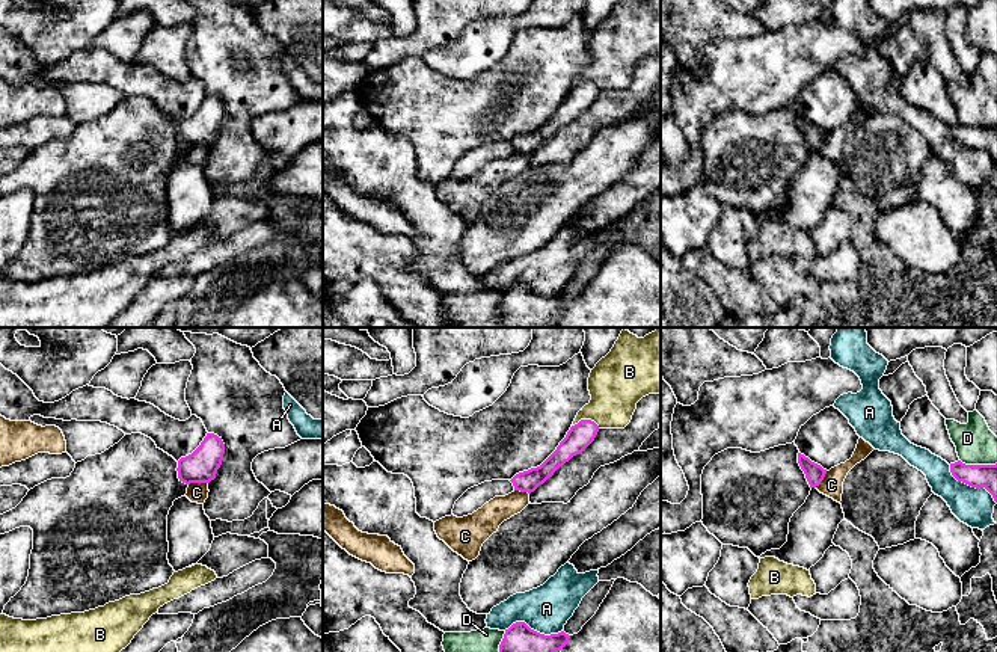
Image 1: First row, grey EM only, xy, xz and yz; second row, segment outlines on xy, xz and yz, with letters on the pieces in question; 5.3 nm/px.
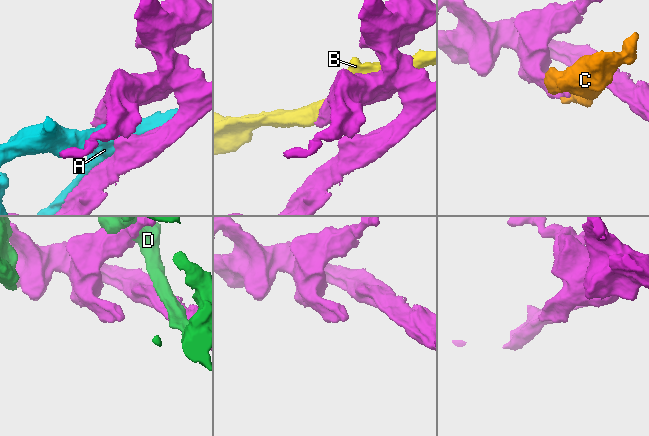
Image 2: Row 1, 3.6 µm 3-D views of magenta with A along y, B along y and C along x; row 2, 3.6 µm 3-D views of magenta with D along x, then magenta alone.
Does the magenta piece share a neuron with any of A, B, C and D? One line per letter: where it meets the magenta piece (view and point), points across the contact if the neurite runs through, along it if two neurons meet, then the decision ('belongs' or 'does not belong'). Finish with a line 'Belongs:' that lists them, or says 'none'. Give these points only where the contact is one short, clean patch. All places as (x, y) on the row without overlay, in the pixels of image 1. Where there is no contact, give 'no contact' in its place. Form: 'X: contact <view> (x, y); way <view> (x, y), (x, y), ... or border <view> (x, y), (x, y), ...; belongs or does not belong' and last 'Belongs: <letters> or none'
A: contact xz (533, 292); does not belong
B: contact xz (585, 82); does not belong
C: contact xy (198, 144); border xy (207, 144), (192, 144), (189, 147); does not belong
D: contact yz (978, 127); does not belong
Belongs: none

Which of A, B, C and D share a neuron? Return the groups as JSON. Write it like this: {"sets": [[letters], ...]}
{"sets": [["A"], ["B"], ["C"], ["D"]]}

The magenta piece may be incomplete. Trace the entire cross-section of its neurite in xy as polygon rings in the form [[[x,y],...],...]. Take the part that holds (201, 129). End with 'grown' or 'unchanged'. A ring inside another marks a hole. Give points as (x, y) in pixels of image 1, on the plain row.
[[[207,95],[201,107],[189,118],[178,122],[179,143],[210,145],[216,140],[217,131],[222,127],[225,116],[225,106],[222,100],[214,95]]] | unchanged

